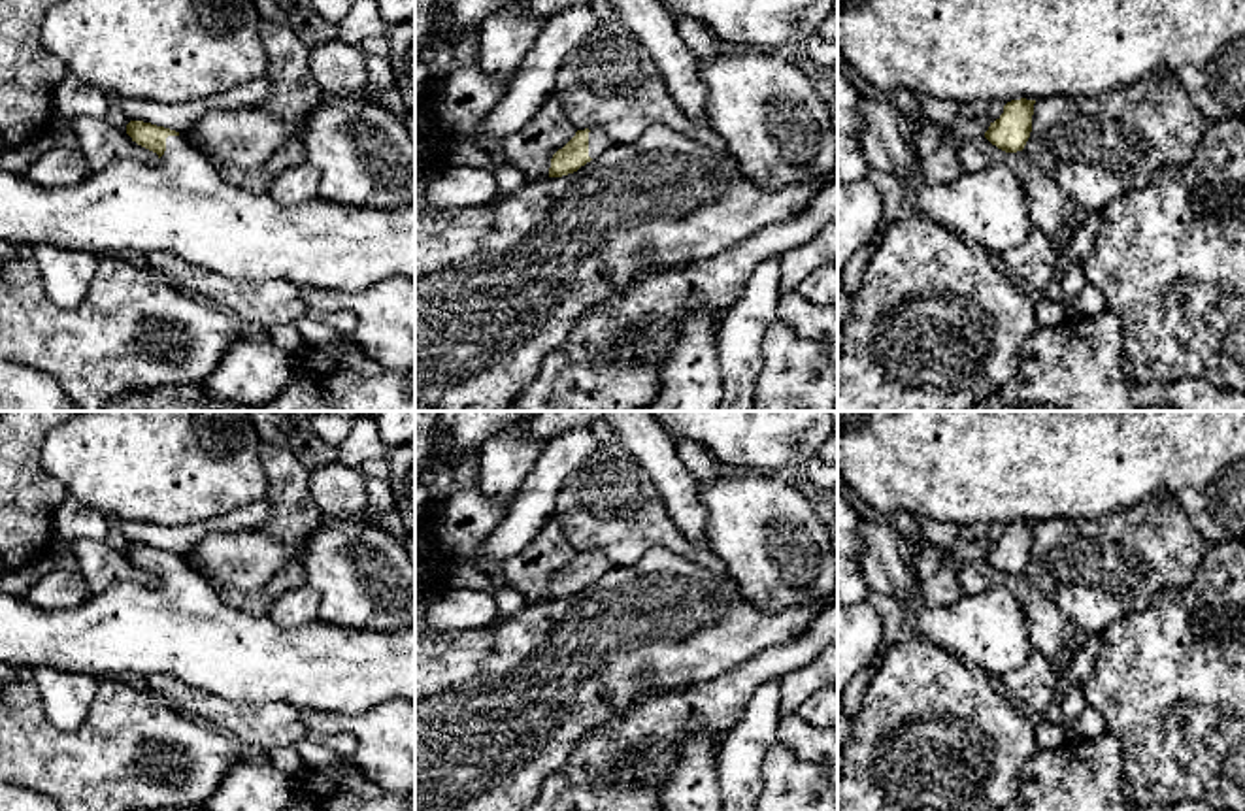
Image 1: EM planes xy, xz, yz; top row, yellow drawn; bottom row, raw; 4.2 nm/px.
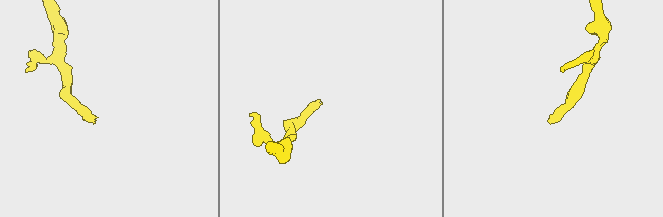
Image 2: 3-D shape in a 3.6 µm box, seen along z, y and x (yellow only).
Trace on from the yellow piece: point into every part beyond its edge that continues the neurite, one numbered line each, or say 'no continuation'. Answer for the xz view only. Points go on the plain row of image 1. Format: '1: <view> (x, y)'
1: xz (598, 564)

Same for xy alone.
1: xy (182, 628)

